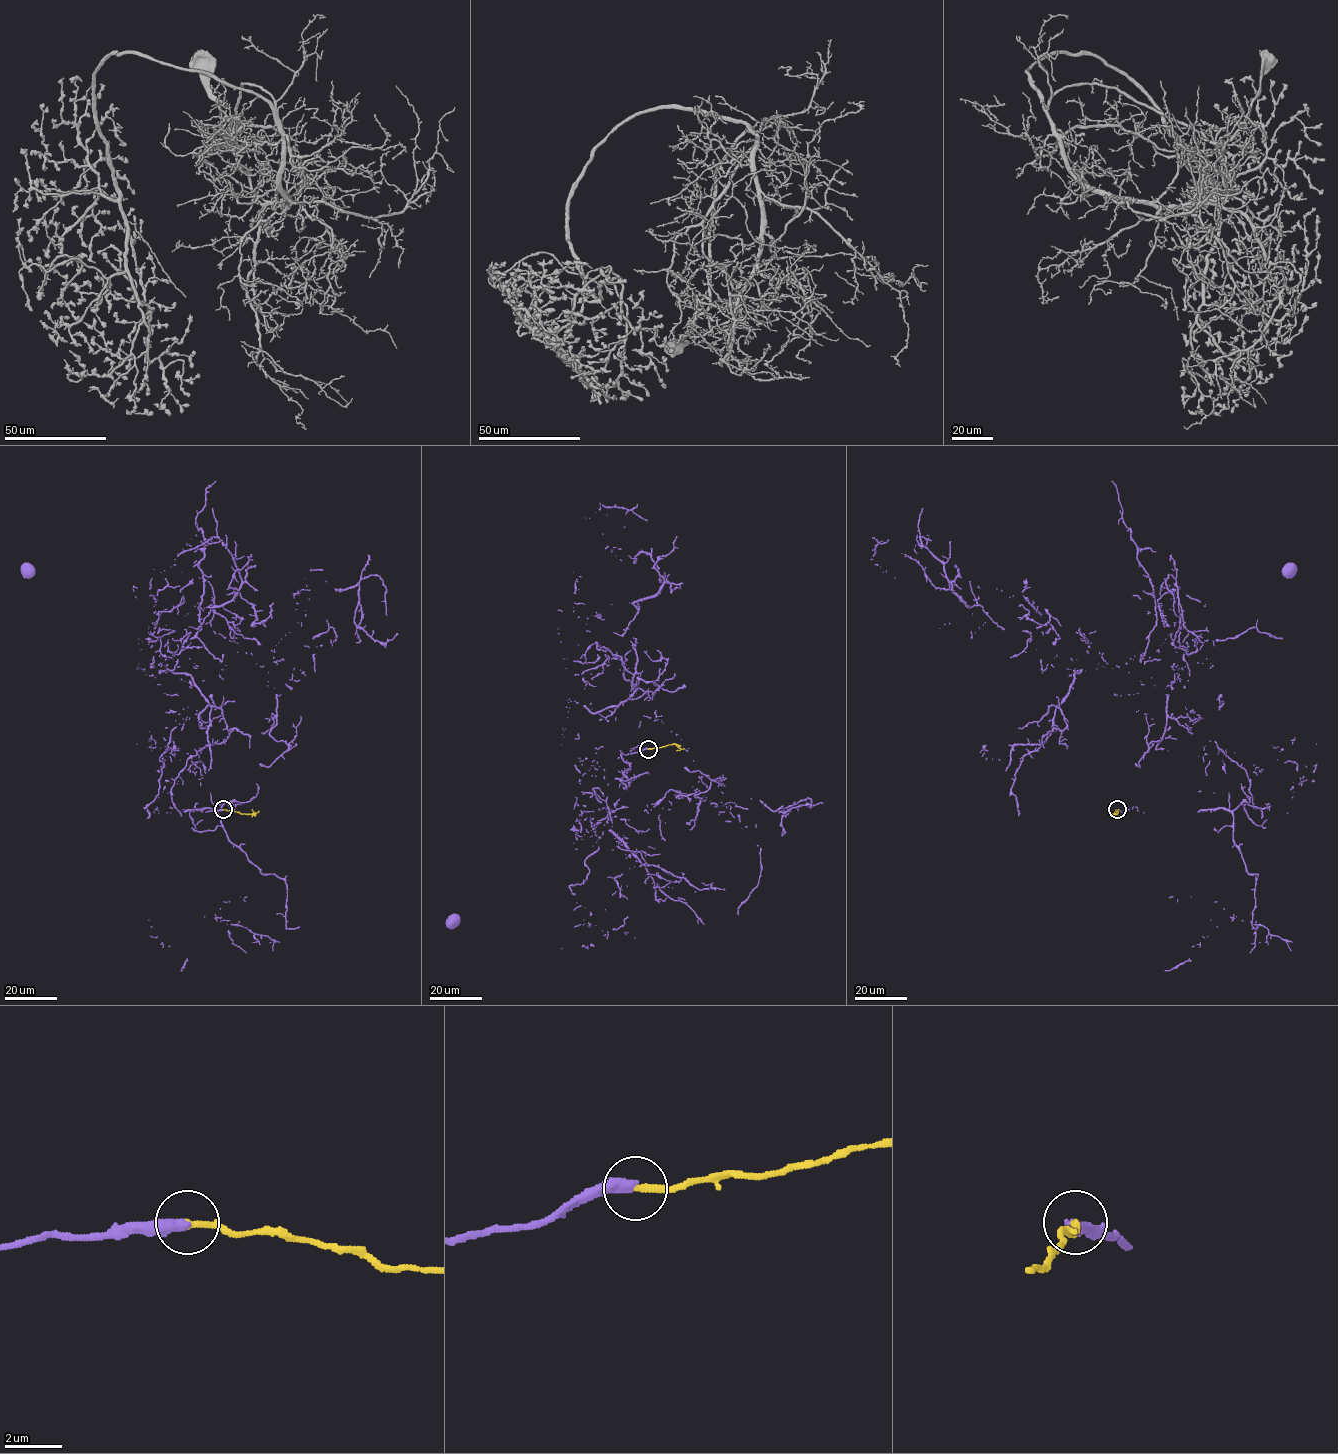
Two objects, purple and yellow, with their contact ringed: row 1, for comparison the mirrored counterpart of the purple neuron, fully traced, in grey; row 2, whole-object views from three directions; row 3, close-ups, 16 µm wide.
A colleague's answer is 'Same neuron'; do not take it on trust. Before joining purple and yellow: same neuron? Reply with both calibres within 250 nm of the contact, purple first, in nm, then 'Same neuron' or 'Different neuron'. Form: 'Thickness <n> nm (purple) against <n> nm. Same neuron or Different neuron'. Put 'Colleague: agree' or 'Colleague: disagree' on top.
Colleague: agree
Thickness 400 nm (purple) against 240 nm. Same neuron

